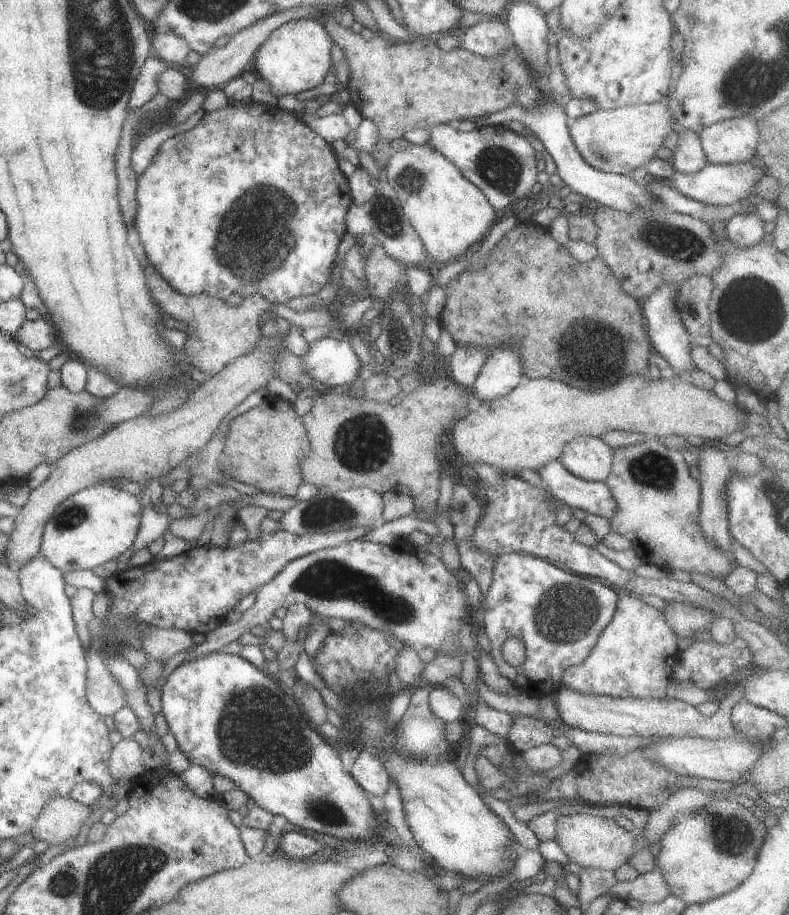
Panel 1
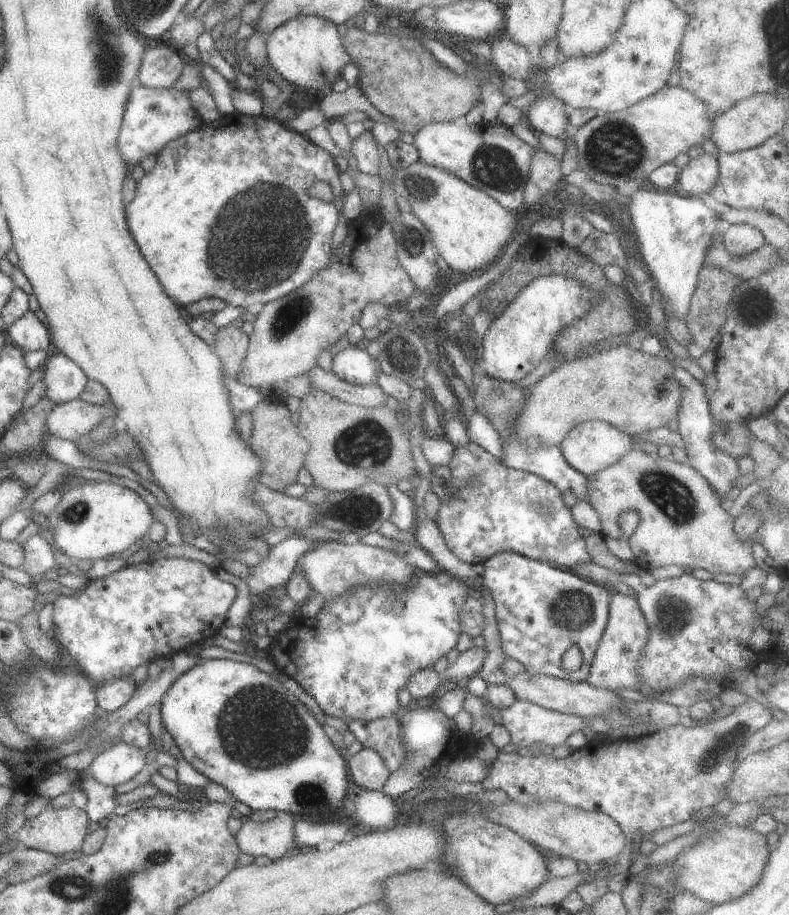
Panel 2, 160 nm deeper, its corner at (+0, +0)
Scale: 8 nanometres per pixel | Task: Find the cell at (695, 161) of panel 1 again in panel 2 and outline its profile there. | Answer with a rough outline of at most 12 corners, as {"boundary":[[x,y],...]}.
{"boundary":[[703,152],[680,169],[676,188],[701,198],[716,184],[716,157]]}

